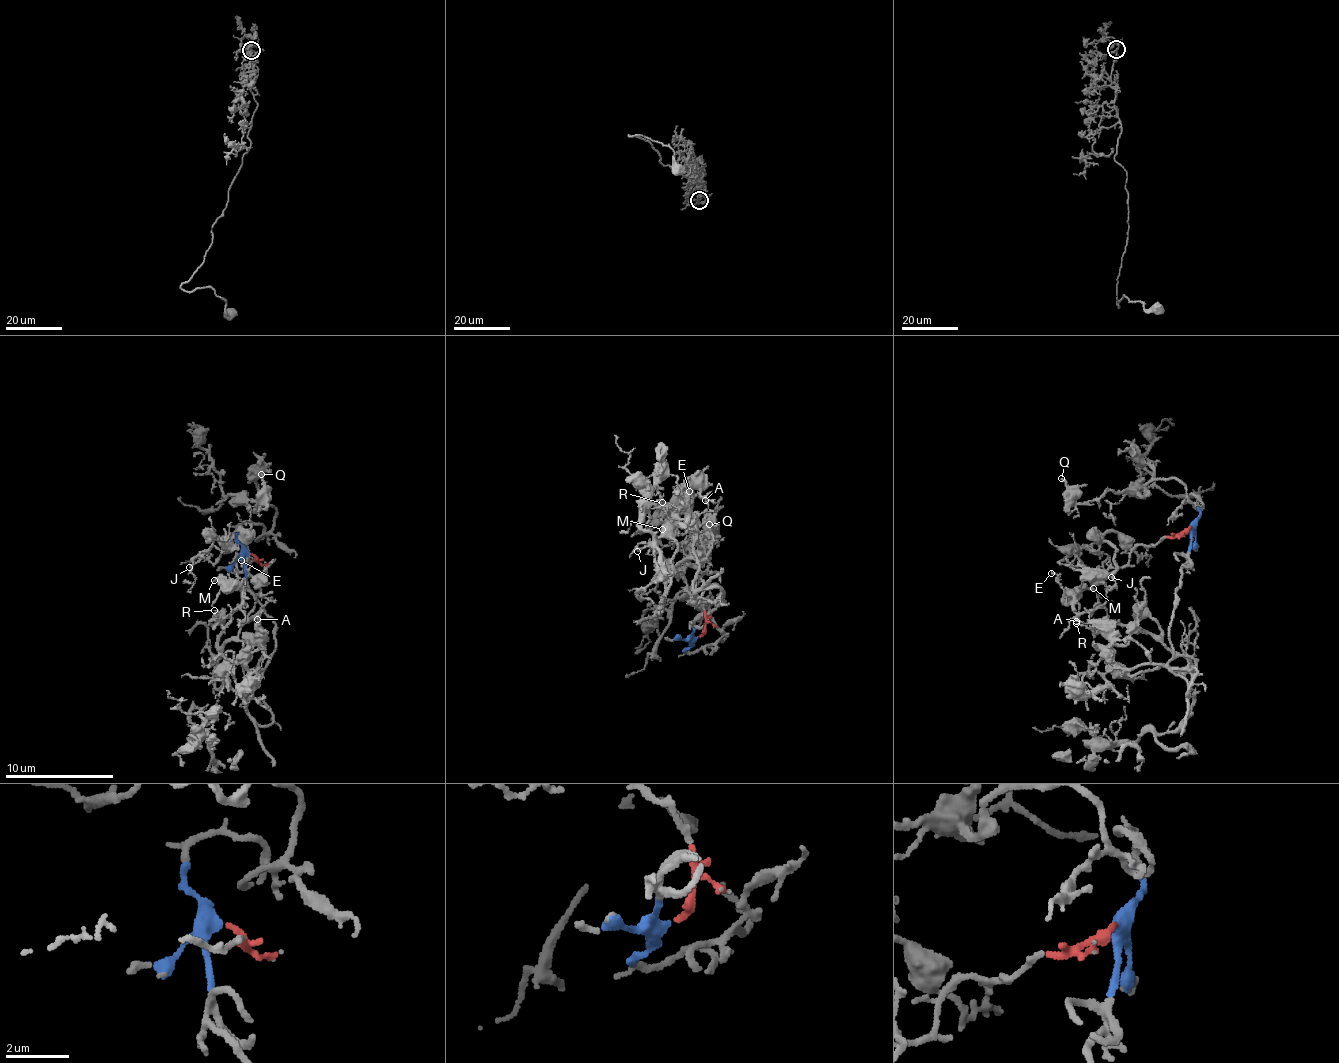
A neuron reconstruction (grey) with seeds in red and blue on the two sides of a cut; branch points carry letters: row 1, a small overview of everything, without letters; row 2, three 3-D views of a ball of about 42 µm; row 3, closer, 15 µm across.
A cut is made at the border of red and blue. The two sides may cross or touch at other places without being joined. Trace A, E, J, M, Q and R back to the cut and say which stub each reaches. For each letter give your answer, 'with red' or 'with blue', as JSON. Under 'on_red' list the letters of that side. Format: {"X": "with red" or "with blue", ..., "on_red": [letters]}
{"A": "with blue", "E": "with blue", "J": "with red", "M": "with blue", "Q": "with blue", "R": "with blue", "on_red": ["J"]}

